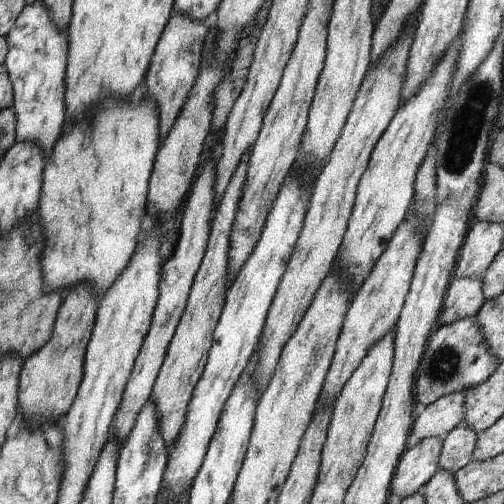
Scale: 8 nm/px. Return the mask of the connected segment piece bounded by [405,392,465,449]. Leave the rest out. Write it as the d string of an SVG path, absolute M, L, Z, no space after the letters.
M452 393L428 405L425 410L413 420L406 448L416 446L426 437L438 437L441 441L453 428L462 424L464 418L464 393Z

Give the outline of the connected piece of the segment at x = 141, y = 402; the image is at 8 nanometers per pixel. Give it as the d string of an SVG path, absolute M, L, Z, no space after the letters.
M213 159L206 162L208 162L208 164L204 166L204 170L200 172L200 175L192 184L189 192L190 195L187 196L188 202L186 202L186 206L184 206L182 220L180 220L178 243L175 245L171 257L161 266L159 295L156 306L154 307L150 328L148 329L138 356L133 364L133 369L126 383L120 406L113 418L112 436L115 442L120 444L120 448L122 448L125 443L127 436L132 432L133 426L136 424L137 416L152 394L152 389L159 370L163 365L168 345L174 336L176 327L186 308L187 298L189 297L189 292L194 282L194 276L196 276L198 272L207 247L214 210L213 186L217 160Z

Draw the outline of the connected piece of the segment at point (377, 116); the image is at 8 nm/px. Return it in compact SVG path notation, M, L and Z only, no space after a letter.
M418 16L413 17L397 43L385 51L377 63L371 64L363 78L340 138L337 138L328 160L313 184L302 230L268 309L259 346L252 356L252 360L255 358L257 363L250 364L255 387L260 397L276 370L284 345L296 332L316 291L333 268L335 256L339 251L355 204L358 183L368 166L371 152L378 139L384 134L396 111L400 108L401 88L417 18Z

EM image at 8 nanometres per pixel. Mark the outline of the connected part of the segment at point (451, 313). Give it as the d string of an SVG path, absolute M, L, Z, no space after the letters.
M452 278L444 295L438 324L449 325L463 318L475 317L485 302L481 279Z

